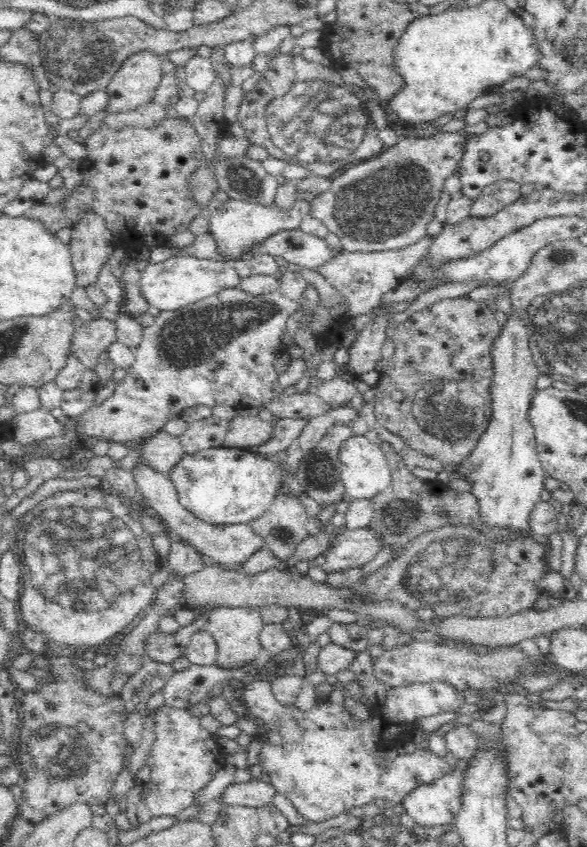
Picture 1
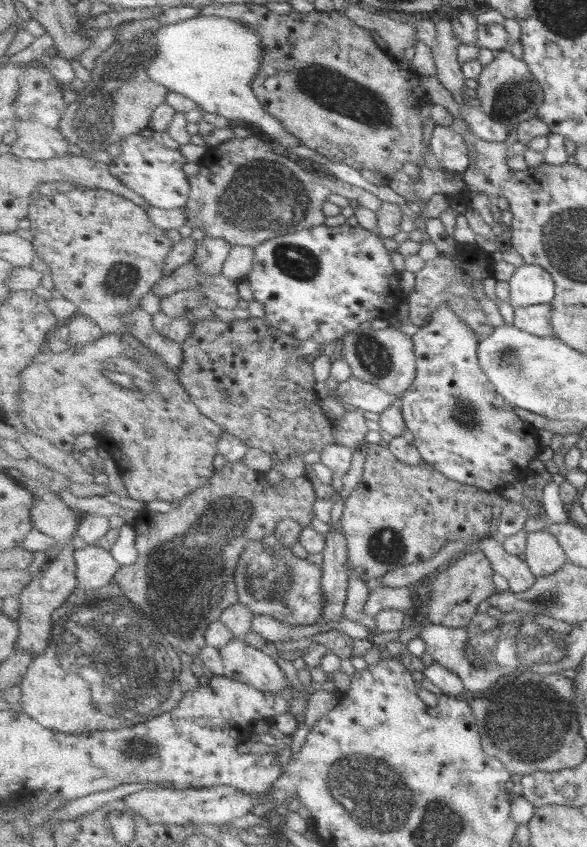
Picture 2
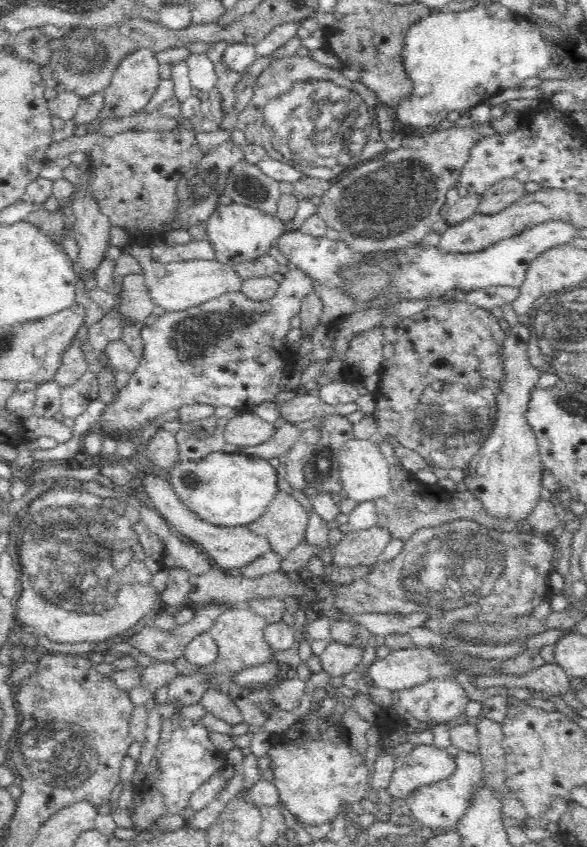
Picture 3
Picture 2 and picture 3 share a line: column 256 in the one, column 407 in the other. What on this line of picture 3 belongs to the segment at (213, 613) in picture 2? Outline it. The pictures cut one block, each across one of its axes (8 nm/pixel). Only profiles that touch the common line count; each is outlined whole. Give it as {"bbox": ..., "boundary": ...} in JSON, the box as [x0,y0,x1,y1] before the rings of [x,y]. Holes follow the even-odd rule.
{"bbox":[372,443,516,543],"boundary":[[[378,443],[377,445],[388,458],[391,486],[384,496],[372,500],[376,506],[377,514],[375,526],[386,531],[390,540],[402,540],[405,543],[416,531],[423,528],[437,527],[459,520],[474,521],[486,531],[497,532],[497,534],[516,530],[516,523],[498,522],[498,520],[486,515],[486,511],[482,508],[482,501],[474,496],[473,492],[469,490],[448,491],[441,488],[436,482],[425,484],[418,480],[411,471],[403,467],[398,455],[395,454],[394,445],[389,443]]]}

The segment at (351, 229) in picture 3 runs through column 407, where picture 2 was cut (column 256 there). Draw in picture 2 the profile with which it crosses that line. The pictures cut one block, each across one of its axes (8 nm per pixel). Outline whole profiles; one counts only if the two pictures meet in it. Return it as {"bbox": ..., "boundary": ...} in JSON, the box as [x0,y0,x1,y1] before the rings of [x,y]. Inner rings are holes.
{"bbox":[185,134,387,250],"boundary":[[[253,134],[210,147],[200,166],[199,175],[189,177],[193,192],[185,206],[187,226],[202,228],[206,237],[225,238],[233,246],[248,246],[255,250],[278,236],[324,225],[325,204],[332,194],[356,200],[376,212],[384,213],[387,209],[370,190],[322,174],[316,168],[305,167],[275,144],[266,143]]]}

